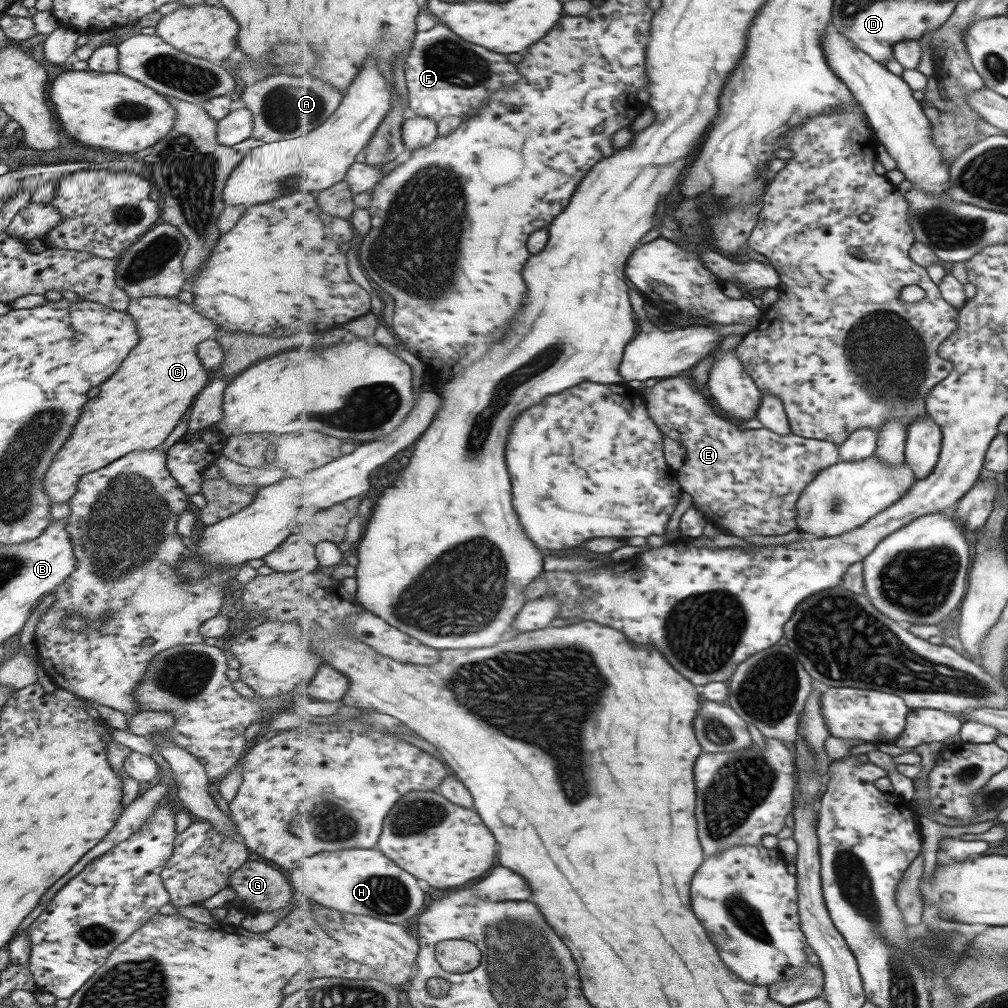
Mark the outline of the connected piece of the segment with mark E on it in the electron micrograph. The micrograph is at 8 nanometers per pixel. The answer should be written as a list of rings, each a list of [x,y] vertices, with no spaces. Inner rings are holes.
[[[683,372],[679,378],[668,378],[659,380],[657,386],[645,388],[648,410],[651,410],[651,418],[659,422],[666,436],[678,440],[686,446],[687,455],[685,465],[679,470],[679,484],[682,490],[689,493],[695,502],[695,508],[703,514],[707,512],[707,518],[717,520],[717,528],[727,528],[731,535],[741,536],[781,536],[798,530],[797,511],[798,500],[803,491],[815,481],[817,474],[824,469],[839,463],[840,445],[833,444],[830,440],[805,438],[795,433],[777,434],[774,430],[744,429],[739,424],[731,424],[729,420],[721,418],[711,400],[705,398],[703,390],[694,381],[694,378]]]

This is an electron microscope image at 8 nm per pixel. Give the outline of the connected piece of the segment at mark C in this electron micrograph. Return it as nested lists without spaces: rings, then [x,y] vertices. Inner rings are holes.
[[[159,295],[142,296],[130,299],[125,312],[136,324],[136,331],[139,336],[137,348],[131,350],[131,354],[127,354],[125,362],[119,366],[119,372],[111,374],[111,378],[107,378],[107,382],[103,382],[103,384],[99,386],[99,388],[101,388],[99,394],[97,394],[95,398],[91,398],[91,400],[83,406],[83,410],[81,410],[81,414],[79,414],[79,420],[77,420],[77,424],[73,426],[73,432],[67,437],[67,440],[63,443],[61,449],[55,453],[53,461],[49,463],[49,467],[47,467],[47,471],[45,471],[43,479],[41,479],[41,488],[43,488],[43,492],[47,493],[47,496],[50,498],[50,504],[67,502],[69,498],[71,498],[71,495],[75,493],[77,482],[83,474],[88,474],[89,472],[93,472],[93,470],[99,470],[103,468],[103,466],[107,466],[109,462],[114,462],[115,460],[122,458],[122,456],[125,456],[125,454],[133,451],[152,450],[159,446],[163,440],[169,436],[169,432],[171,432],[171,430],[181,422],[181,419],[184,418],[183,416],[185,412],[189,410],[195,395],[209,382],[209,374],[207,374],[208,370],[204,368],[197,358],[196,348],[203,340],[213,338],[215,335],[213,332],[216,332],[217,328],[216,326],[213,326],[208,318],[199,314],[192,304],[185,304],[179,301],[179,298],[177,297],[164,297]]]

